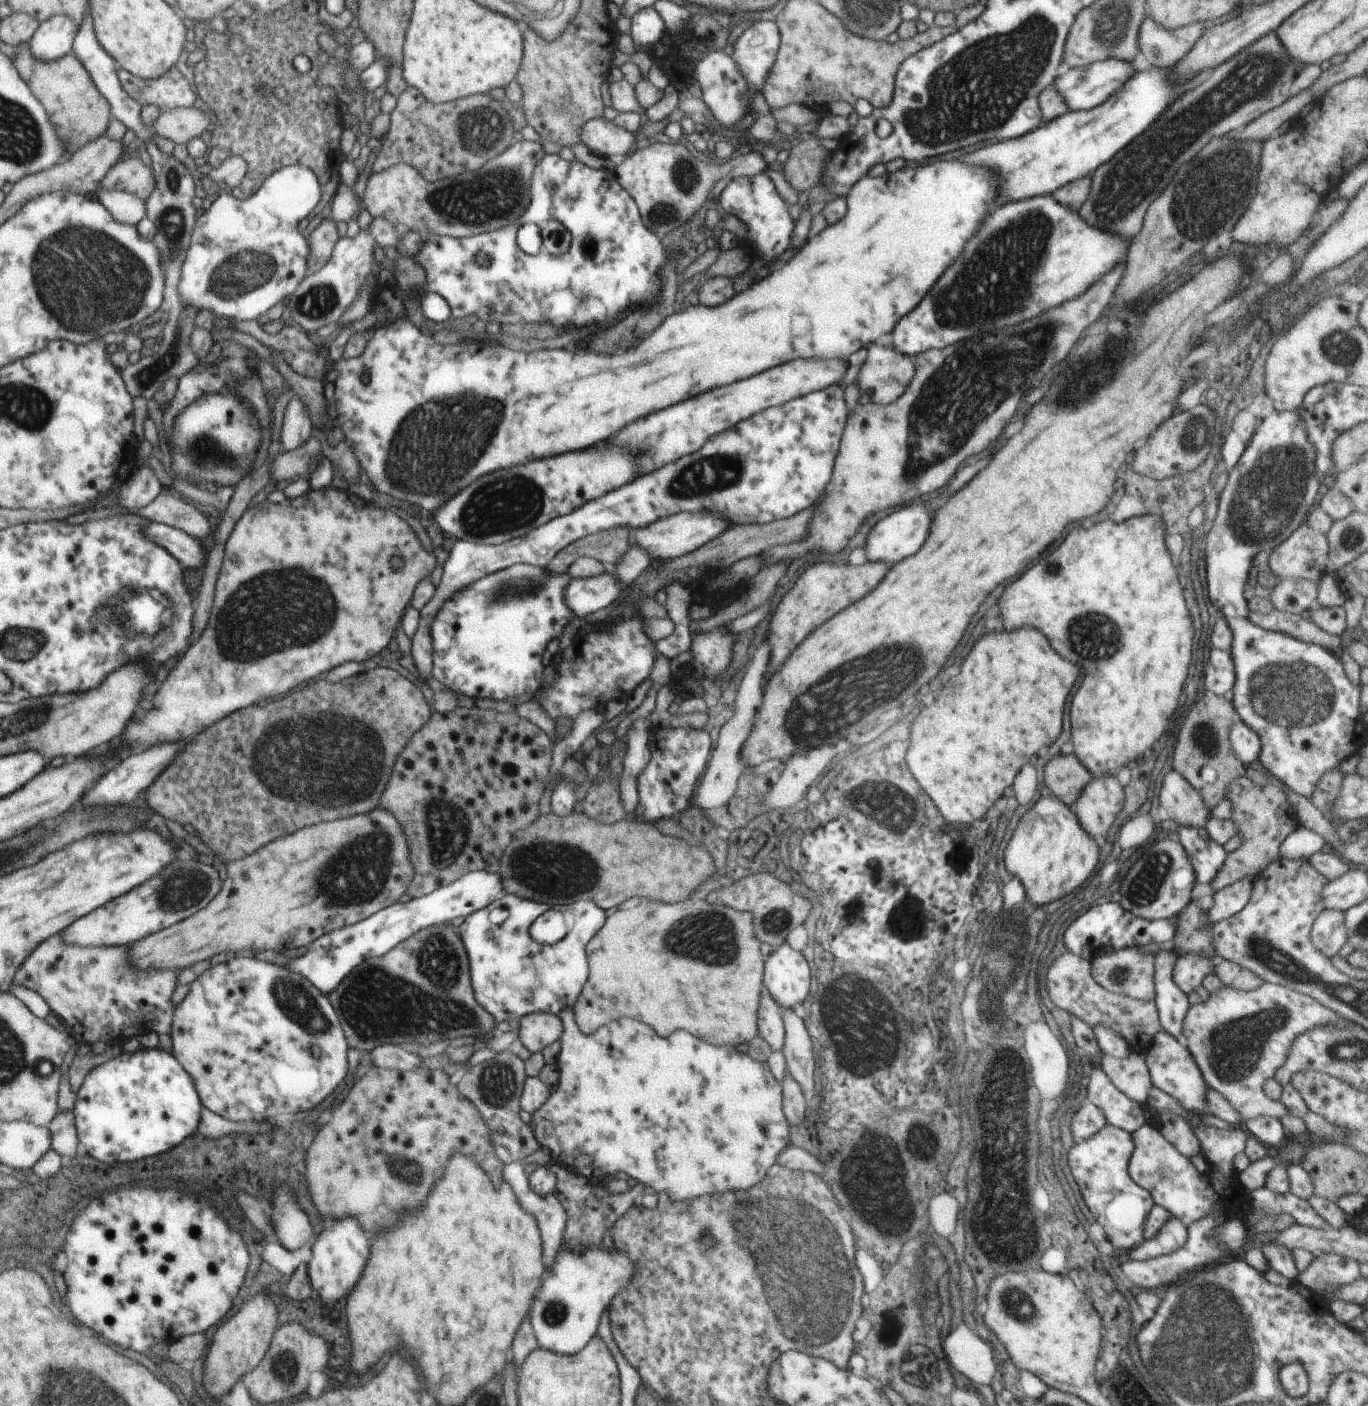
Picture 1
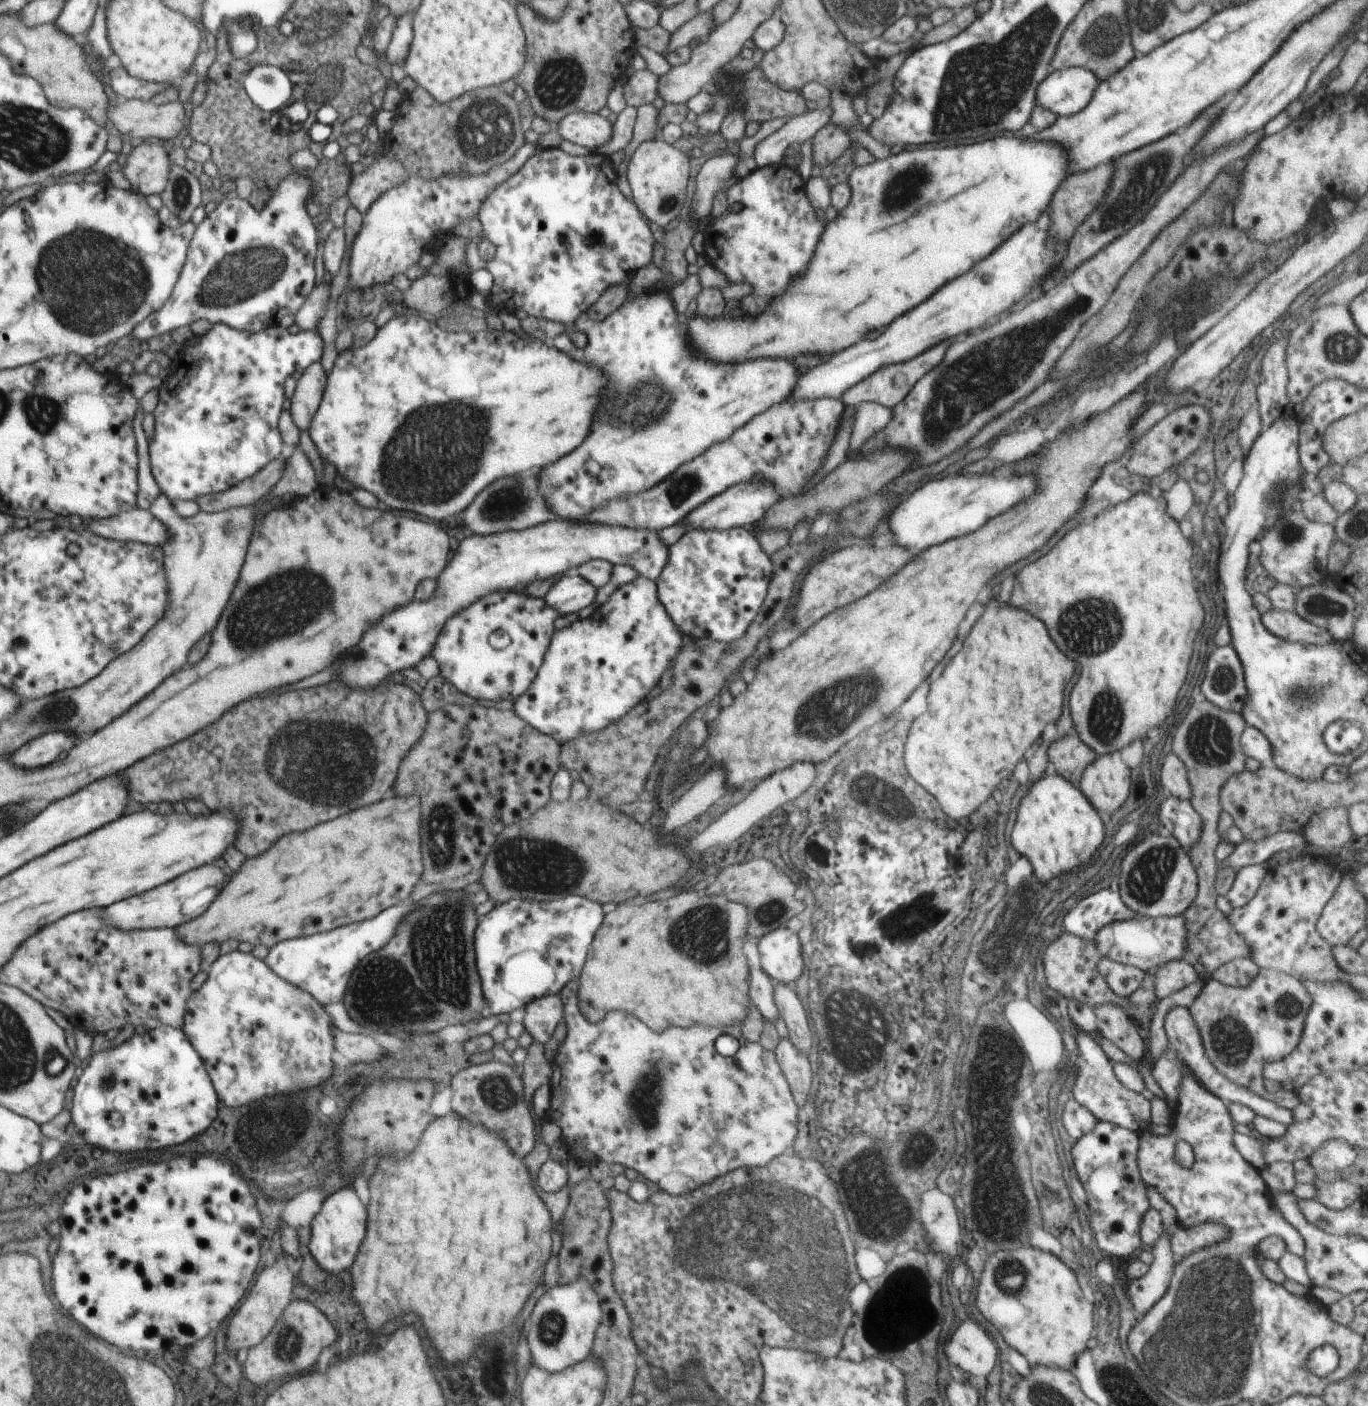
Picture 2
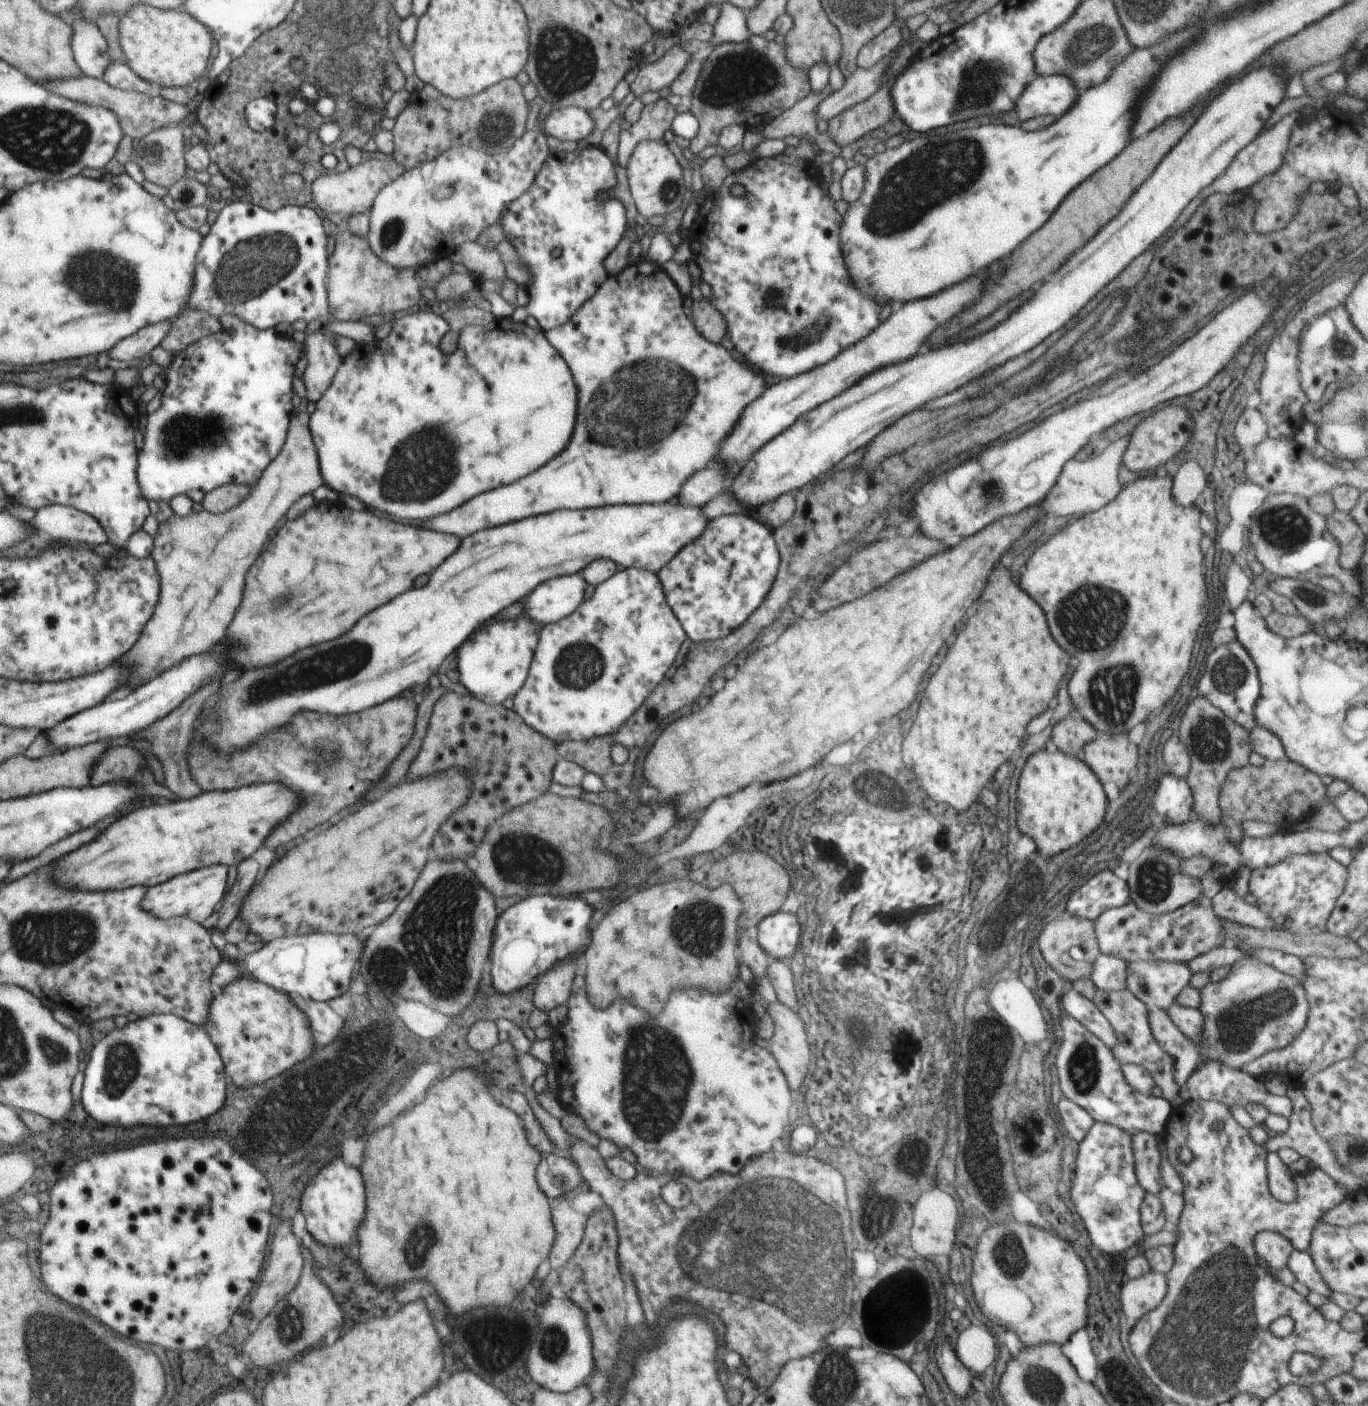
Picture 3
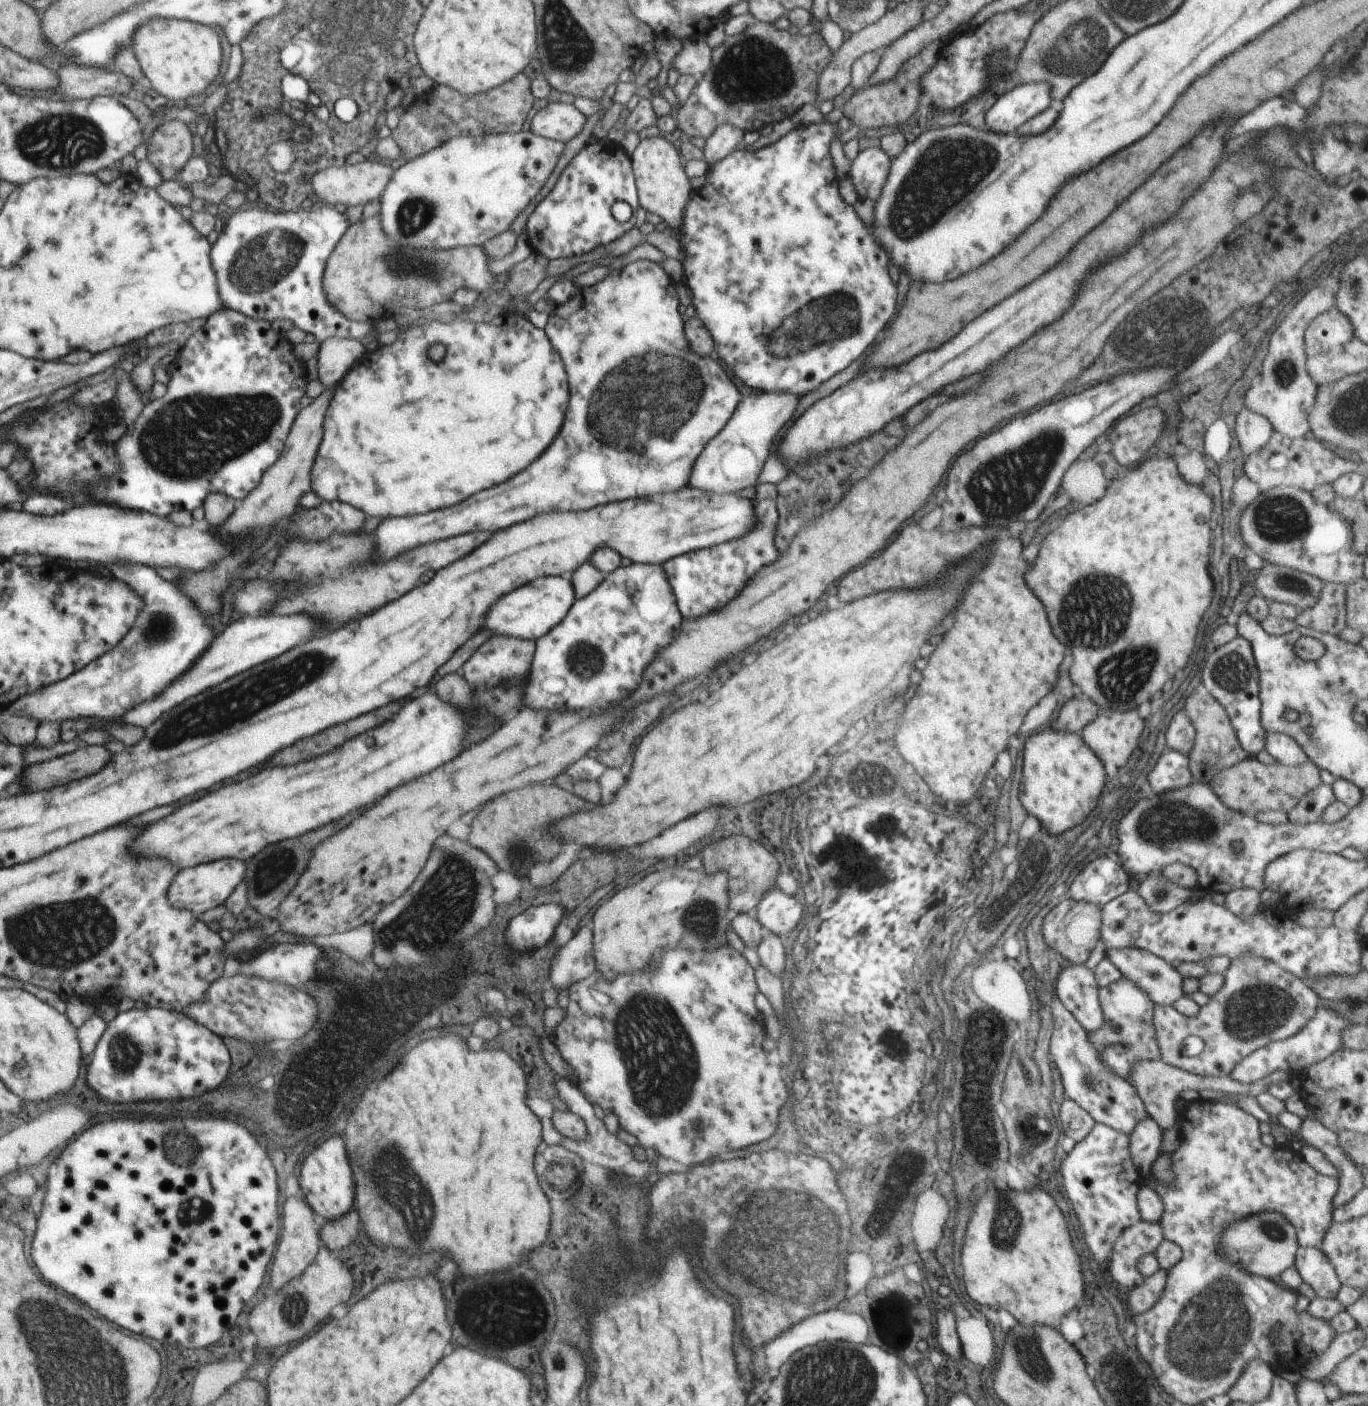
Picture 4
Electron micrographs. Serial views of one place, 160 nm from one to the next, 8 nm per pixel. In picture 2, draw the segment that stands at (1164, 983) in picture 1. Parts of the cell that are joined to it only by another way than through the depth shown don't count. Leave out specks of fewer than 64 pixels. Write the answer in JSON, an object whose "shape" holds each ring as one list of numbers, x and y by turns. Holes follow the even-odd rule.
{"shape":[[1175,1006,1173,1009,1170,1009,1169,1013,1164,1017,1163,1027,1169,1042,1168,1047,1177,1052,1184,1064,1193,1072,1193,1075,1221,1101,1243,1104,1250,1108,1250,1110,1253,1110,1256,1115,1269,1118,1270,1120,1279,1122,1287,1127,1295,1122,1291,1110,1266,1100,1261,1096,1255,1095,1247,1088,1236,1085,1235,1082,1228,1080,1225,1076,1222,1076,1222,1073,1218,1072,1218,1069,1206,1056,1206,1050,1203,1047,1198,1027,1196,1026,1188,1007]]}

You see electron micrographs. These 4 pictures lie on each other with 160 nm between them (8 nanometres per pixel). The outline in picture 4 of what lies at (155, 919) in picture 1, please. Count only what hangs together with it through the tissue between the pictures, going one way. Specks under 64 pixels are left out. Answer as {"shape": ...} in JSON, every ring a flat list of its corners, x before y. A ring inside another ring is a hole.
{"shape":[[218,860,218,862,190,868,190,870,182,870,175,874,172,884,169,886,169,902,175,909,186,909,191,910,194,914,202,914,206,910,212,910,212,908,224,904,234,888,240,884,244,872,246,872,246,866,244,866,244,862,238,862,238,860]]}

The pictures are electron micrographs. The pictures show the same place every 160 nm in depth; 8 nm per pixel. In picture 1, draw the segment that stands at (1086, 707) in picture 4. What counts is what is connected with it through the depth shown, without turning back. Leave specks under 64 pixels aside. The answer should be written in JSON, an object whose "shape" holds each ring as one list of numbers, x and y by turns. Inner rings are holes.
{"shape":[[1074,754,1058,756,1044,768,1044,782,1051,796,1072,808,1084,787,1093,779]]}

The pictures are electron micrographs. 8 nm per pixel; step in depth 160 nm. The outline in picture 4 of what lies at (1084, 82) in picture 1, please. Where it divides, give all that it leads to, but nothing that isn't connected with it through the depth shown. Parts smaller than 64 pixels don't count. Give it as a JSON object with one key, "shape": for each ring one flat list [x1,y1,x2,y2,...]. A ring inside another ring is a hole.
{"shape":[[1048,81,1021,83,1002,95,985,114,985,128,997,133,1017,128,1055,105]]}

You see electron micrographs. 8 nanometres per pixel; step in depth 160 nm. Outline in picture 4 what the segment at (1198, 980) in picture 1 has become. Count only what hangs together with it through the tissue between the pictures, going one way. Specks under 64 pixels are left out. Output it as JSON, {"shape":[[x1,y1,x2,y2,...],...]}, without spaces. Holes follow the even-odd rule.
{"shape":[[1138,947,1108,949,1106,958,1110,959,1124,977,1134,981,1155,1005,1173,1005,1184,995,1184,977,1177,967]]}

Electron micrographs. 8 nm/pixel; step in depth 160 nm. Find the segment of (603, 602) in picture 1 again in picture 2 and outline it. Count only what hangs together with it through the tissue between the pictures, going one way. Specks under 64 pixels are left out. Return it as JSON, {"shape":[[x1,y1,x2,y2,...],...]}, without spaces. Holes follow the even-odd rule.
{"shape":[[576,571,568,572,551,587,545,601,560,615,574,614,582,608,592,606,597,590,598,588]]}

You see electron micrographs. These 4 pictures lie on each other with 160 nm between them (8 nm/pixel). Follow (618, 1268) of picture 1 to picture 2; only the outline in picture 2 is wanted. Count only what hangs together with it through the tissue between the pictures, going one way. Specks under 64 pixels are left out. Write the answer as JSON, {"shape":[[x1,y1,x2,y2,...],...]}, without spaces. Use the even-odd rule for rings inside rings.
{"shape":[[578,1278,564,1286,556,1285,536,1302,530,1328,527,1327,528,1346,532,1365,550,1374,558,1374,566,1368,576,1366,592,1353,596,1330,602,1319,601,1306,586,1278]]}

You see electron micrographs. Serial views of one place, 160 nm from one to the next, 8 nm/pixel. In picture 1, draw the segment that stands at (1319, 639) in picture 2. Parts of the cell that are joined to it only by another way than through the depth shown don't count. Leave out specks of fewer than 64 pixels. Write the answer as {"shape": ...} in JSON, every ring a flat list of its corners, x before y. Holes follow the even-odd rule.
{"shape":[[1275,608,1269,614,1250,611,1247,619,1263,629,1283,632,1321,647,1330,647,1330,635,1304,615,1290,614]]}

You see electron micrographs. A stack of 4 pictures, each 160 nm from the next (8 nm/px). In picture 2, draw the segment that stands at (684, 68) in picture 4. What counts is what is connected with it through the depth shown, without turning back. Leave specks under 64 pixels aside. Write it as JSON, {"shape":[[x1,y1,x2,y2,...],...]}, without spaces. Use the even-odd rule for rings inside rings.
{"shape":[[647,68,629,76,623,83,623,93,627,106,639,109,644,105,652,105,652,102,657,98,659,78]]}

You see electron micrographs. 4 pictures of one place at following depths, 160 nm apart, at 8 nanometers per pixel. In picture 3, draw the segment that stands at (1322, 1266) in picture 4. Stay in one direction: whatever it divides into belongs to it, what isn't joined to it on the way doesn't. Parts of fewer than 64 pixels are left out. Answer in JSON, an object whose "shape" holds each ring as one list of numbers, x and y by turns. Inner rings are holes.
{"shape":[[1294,1249,1290,1253,1287,1267,1292,1271,1297,1280,1304,1284,1304,1286,1307,1286,1310,1291,1322,1294,1322,1296,1326,1296,1328,1299,1330,1298,1332,1291,1320,1276,1318,1268,1316,1268,1312,1257,1307,1251,1297,1251]]}

